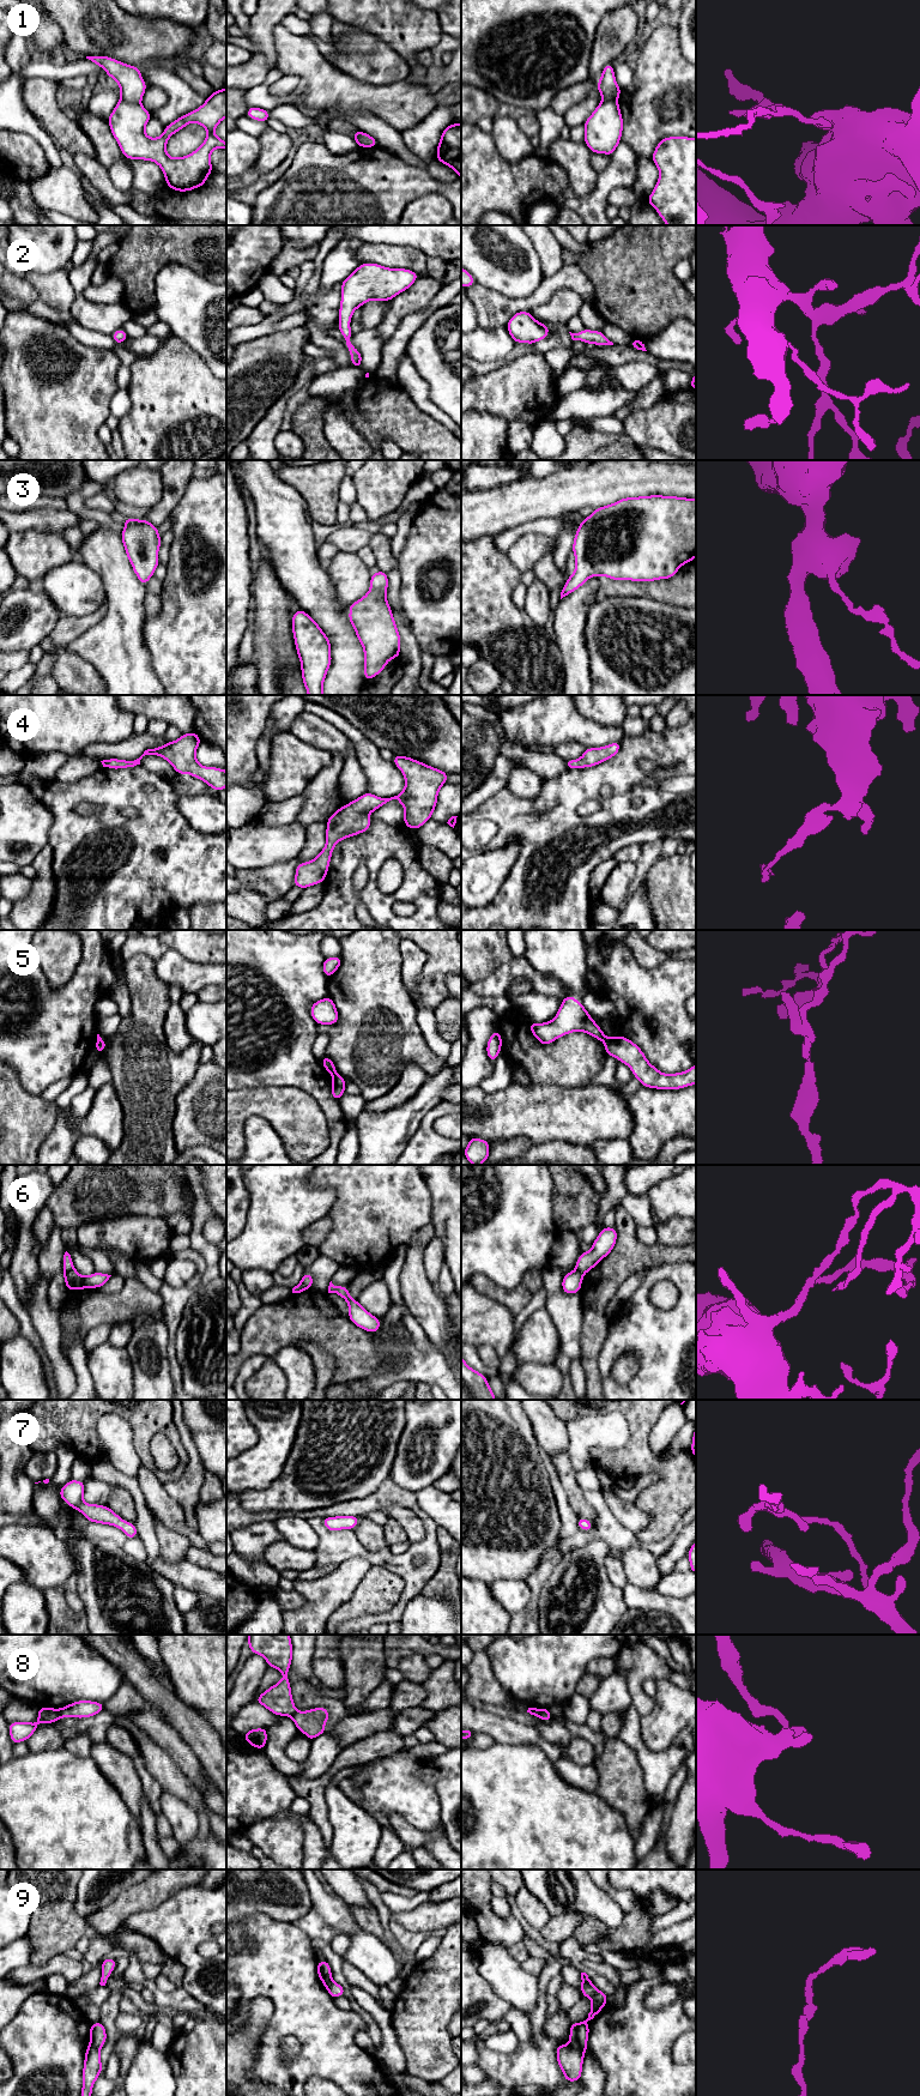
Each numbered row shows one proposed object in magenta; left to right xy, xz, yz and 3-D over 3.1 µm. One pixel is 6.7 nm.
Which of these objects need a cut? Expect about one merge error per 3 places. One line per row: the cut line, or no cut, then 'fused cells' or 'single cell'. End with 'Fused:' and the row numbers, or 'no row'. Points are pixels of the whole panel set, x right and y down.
1: xy (121, 98), (139, 103) | fused cells
2: no cut | single cell
3: no cut | single cell
4: no cut | single cell
5: xz (336, 1073), (332, 1075) | fused cells
6: xy (73, 1268), (64, 1275) | fused cells
7: no cut | single cell
8: xy (59, 1709), (60, 1717) | fused cells
9: yz (570, 2043), (583, 2054) | fused cells
Fused: 1, 5, 6, 8, 9

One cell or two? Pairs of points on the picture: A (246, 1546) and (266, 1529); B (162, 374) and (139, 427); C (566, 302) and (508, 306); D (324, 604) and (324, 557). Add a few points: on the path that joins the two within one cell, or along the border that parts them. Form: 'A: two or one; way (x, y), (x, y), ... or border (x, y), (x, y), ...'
A: one; way (252, 1540), (264, 1535)
B: one; way (162, 387), (162, 404), (152, 414)
C: two; border (569, 288), (560, 288), (544, 303), (528, 310)
D: two; border (318, 547), (318, 561), (326, 569)

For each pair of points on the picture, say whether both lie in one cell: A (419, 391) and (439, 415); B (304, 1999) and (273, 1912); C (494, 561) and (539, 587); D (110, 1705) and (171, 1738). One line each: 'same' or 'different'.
A: same
B: different
C: different
D: same

